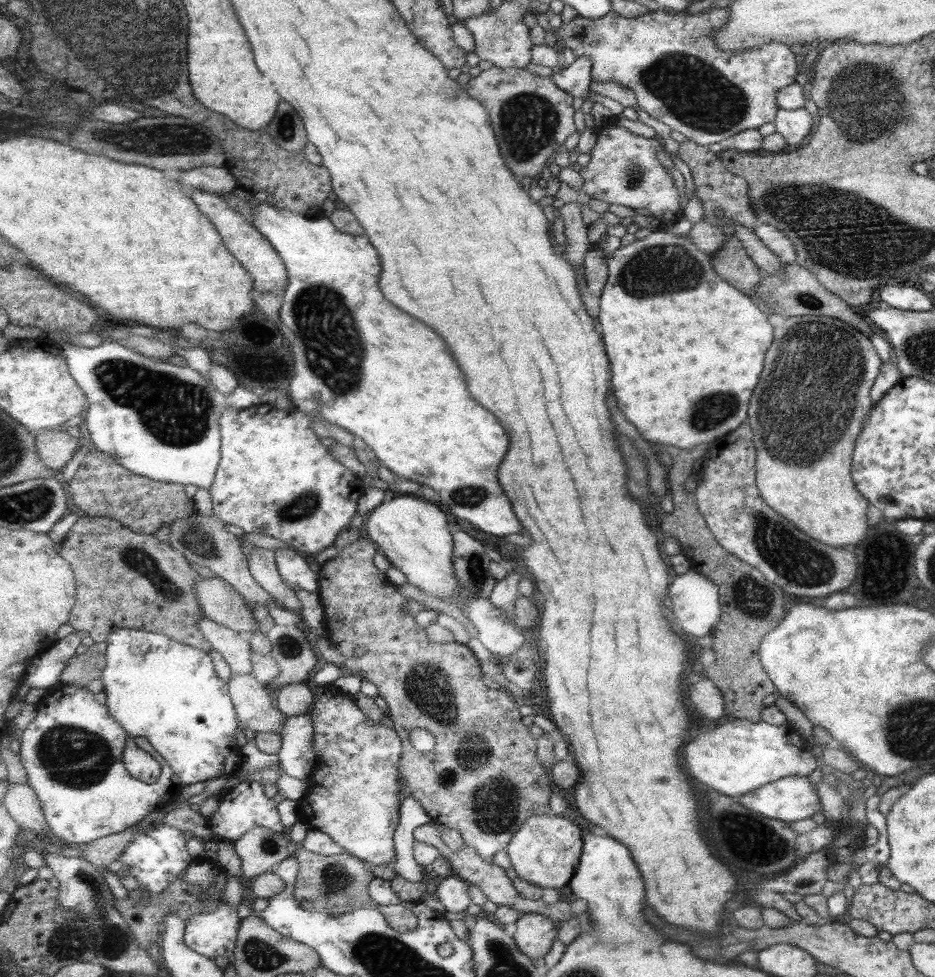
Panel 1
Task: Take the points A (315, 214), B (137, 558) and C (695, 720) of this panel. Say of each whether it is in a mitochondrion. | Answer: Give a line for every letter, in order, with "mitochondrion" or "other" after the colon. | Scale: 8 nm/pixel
A: other
B: mitochondrion
C: other

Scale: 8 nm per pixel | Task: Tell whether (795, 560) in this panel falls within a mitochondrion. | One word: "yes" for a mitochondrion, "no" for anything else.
yes

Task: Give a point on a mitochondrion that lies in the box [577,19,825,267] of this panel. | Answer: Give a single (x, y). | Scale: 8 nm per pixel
(697, 94)

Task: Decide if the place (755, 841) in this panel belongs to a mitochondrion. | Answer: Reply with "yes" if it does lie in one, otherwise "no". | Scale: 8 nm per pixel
yes

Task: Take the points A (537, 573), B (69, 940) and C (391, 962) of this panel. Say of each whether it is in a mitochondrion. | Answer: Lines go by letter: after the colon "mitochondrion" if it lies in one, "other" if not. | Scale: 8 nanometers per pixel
A: other
B: mitochondrion
C: mitochondrion

